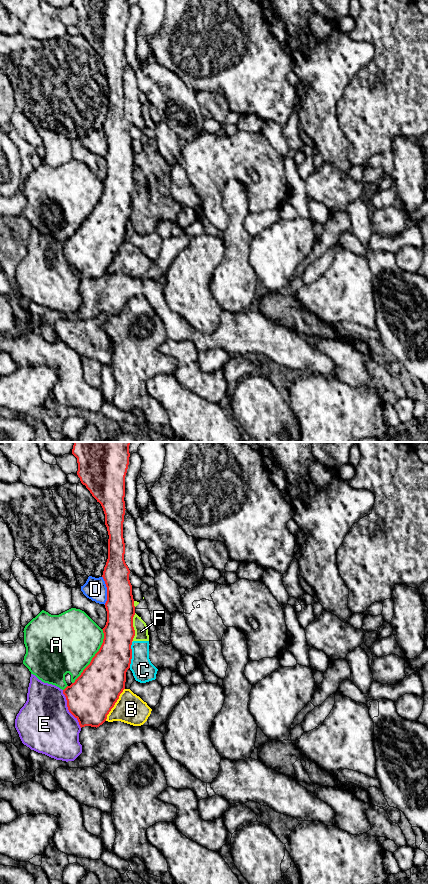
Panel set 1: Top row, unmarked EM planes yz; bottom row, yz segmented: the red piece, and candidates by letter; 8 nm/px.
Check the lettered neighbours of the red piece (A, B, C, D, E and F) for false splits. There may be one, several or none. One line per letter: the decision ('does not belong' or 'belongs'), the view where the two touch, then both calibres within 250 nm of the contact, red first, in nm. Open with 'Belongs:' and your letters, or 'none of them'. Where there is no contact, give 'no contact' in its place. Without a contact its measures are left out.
Belongs: none of them
A: does not belong | yz | 360/480 nm
B: does not belong | yz | 380/240 nm
C: does not belong | yz | 320/180 nm
D: does not belong | yz | 220/180 nm
E: does not belong | yz | 380/440 nm
F: does not belong | yz | 260/110 nm

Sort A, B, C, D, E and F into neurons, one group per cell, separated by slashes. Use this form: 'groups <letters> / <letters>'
groups A / B / C F / D / E

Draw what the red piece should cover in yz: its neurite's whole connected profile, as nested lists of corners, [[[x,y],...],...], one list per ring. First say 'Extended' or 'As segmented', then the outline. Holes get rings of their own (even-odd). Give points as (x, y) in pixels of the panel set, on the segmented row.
As segmented. [[[74,442],[72,454],[77,458],[77,475],[80,481],[99,502],[105,514],[107,527],[108,559],[103,571],[107,587],[107,622],[102,629],[103,643],[81,675],[63,690],[69,712],[78,720],[80,727],[99,727],[125,689],[126,672],[132,659],[132,641],[135,636],[133,617],[135,615],[130,570],[125,563],[123,522],[125,515],[125,476],[129,465],[130,442]]]

